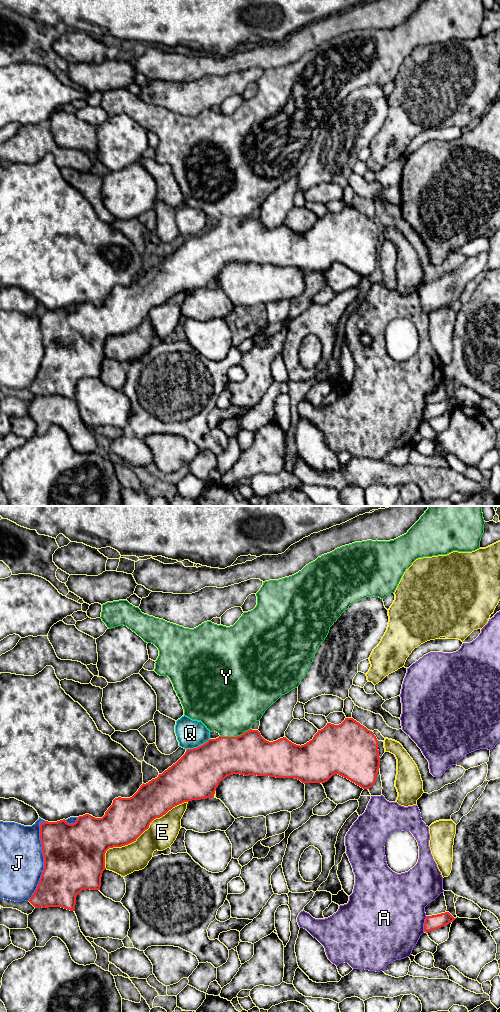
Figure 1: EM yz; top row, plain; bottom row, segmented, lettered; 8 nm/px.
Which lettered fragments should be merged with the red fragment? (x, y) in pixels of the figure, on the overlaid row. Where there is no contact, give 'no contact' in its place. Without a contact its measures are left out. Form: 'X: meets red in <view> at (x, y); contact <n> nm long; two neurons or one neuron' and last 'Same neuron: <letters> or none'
A: meets red in yz at (424, 924); contact 130 nm long; two neurons
E: meets red in yz at (139, 835); contact 850 nm long; two neurons
J: meets red in yz at (44, 859); contact 650 nm long; two neurons
Q: meets red in yz at (197, 747); contact 220 nm long; two neurons
Y: meets red in yz at (235, 737); contact 260 nm long; one neuron
Same neuron: Y

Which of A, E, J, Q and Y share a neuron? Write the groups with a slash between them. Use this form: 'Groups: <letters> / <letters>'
Groups: A / E / J / Q / Y

